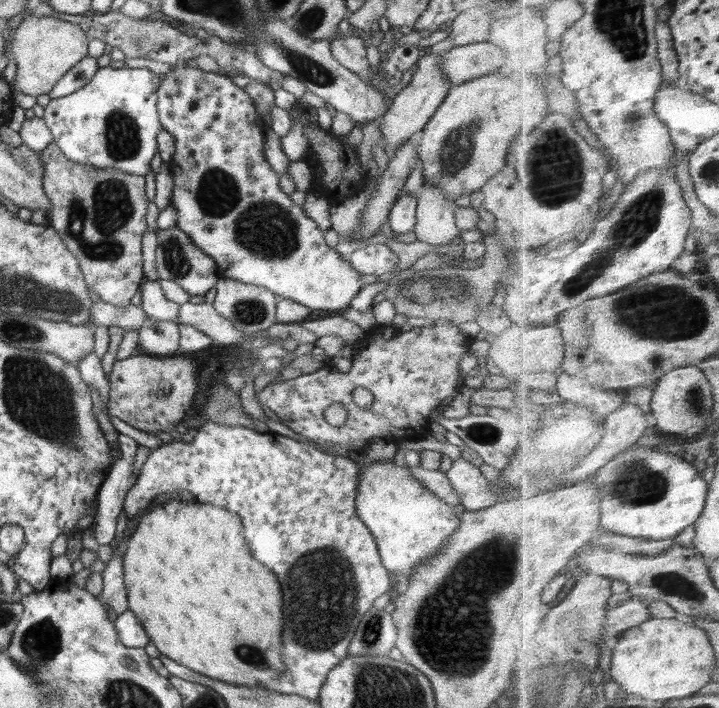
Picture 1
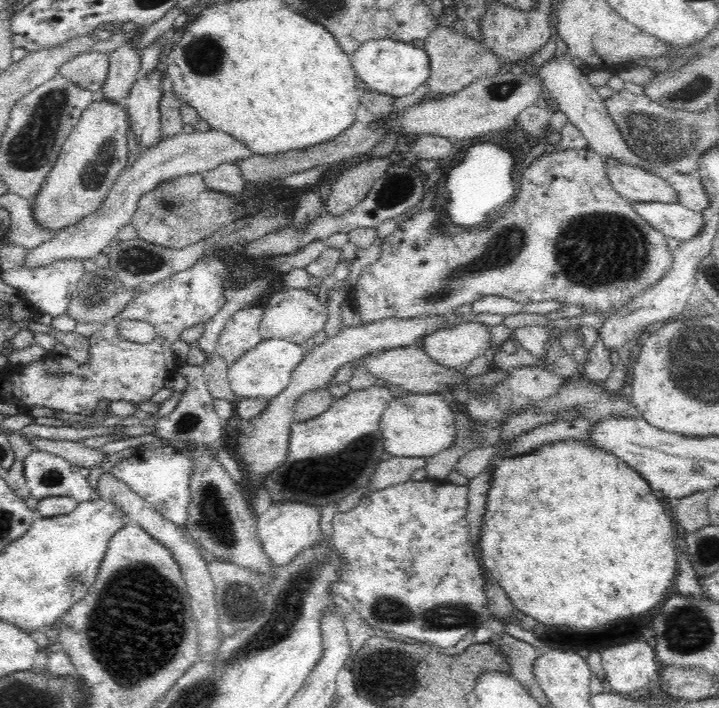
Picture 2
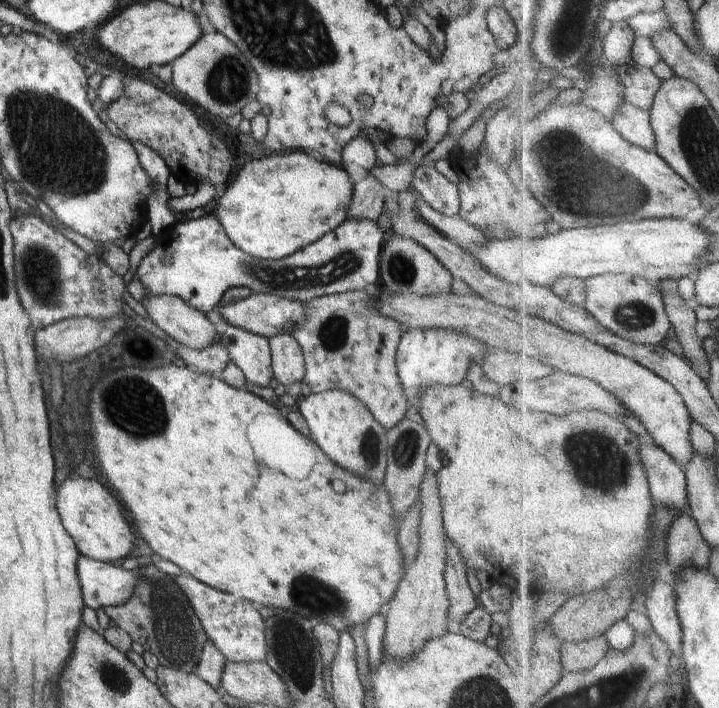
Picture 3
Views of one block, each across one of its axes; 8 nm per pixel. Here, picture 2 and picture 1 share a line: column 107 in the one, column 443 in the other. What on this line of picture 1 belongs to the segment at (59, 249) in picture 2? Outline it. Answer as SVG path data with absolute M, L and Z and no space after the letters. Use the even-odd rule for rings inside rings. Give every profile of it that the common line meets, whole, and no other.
M424 183L417 196L417 222L414 225L417 240L429 246L446 246L459 241L461 230L455 221L455 205L442 190Z

